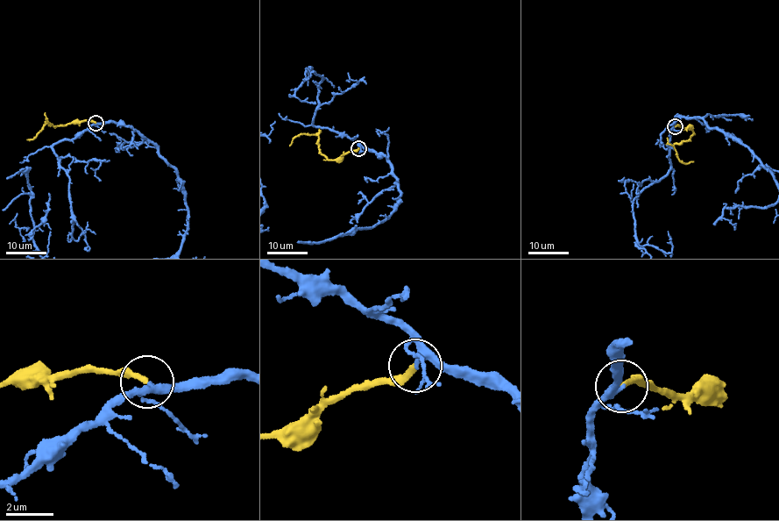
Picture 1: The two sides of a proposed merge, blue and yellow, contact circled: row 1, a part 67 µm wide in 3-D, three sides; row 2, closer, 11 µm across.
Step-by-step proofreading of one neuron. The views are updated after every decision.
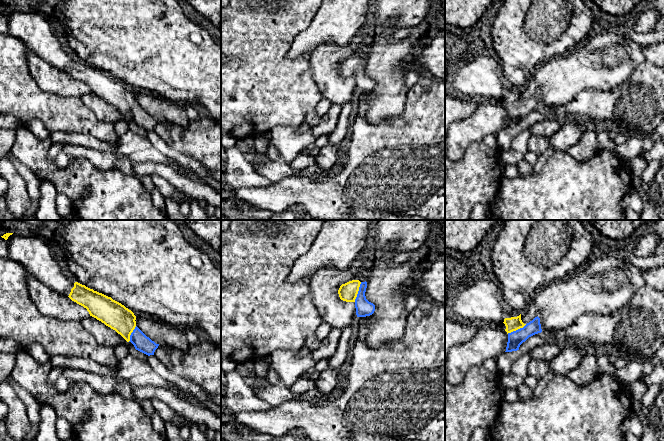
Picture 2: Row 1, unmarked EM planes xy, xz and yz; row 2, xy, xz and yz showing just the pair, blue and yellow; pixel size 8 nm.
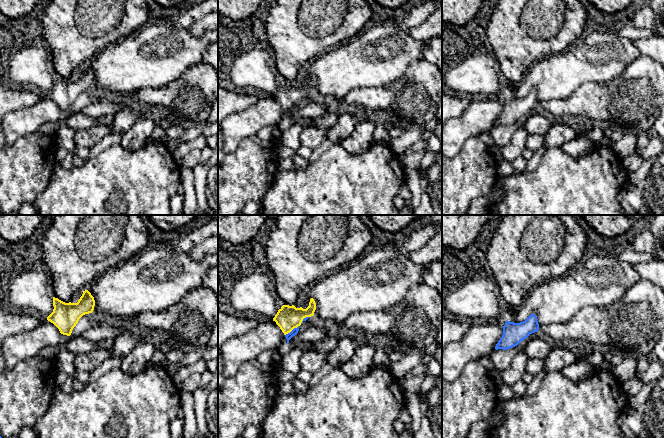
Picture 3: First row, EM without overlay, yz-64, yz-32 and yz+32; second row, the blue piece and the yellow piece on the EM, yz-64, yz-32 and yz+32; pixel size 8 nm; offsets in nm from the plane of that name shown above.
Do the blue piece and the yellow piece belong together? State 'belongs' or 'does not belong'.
belongs

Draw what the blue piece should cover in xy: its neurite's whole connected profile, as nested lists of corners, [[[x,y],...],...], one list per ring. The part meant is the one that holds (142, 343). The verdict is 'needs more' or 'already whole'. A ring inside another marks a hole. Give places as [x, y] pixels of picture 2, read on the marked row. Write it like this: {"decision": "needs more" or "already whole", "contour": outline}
{"decision": "needs more", "contour": [[[78,282],[74,283],[74,287],[71,289],[71,292],[68,297],[72,301],[86,308],[90,316],[96,318],[97,320],[104,323],[106,326],[115,330],[127,342],[131,342],[136,350],[148,356],[154,355],[154,352],[158,348],[159,344],[156,344],[154,341],[152,341],[136,326],[136,316],[131,310],[126,308],[124,305],[113,300],[111,297],[94,291],[93,289],[90,289]]]}

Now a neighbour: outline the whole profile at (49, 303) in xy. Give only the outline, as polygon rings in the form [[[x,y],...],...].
[[[32,275],[27,279],[29,295],[39,312],[61,321],[80,322],[90,316],[83,306],[55,292]]]

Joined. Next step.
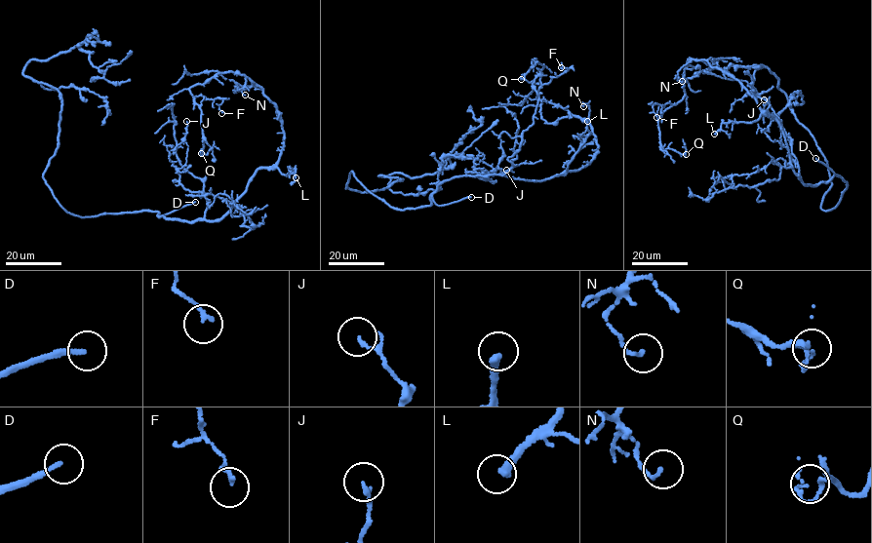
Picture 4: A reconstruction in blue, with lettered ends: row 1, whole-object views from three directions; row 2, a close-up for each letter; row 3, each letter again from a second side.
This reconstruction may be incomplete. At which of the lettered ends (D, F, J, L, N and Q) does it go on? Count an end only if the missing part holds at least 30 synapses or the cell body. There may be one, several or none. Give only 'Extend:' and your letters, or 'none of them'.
Extend: D, L

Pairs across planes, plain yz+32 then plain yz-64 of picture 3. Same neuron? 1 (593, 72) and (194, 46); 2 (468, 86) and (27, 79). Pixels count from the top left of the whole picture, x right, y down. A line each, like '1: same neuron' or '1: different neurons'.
1: same neuron
2: same neuron

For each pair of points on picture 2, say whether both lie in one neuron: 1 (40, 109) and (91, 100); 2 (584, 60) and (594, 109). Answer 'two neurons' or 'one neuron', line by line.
1: two neurons
2: two neurons

